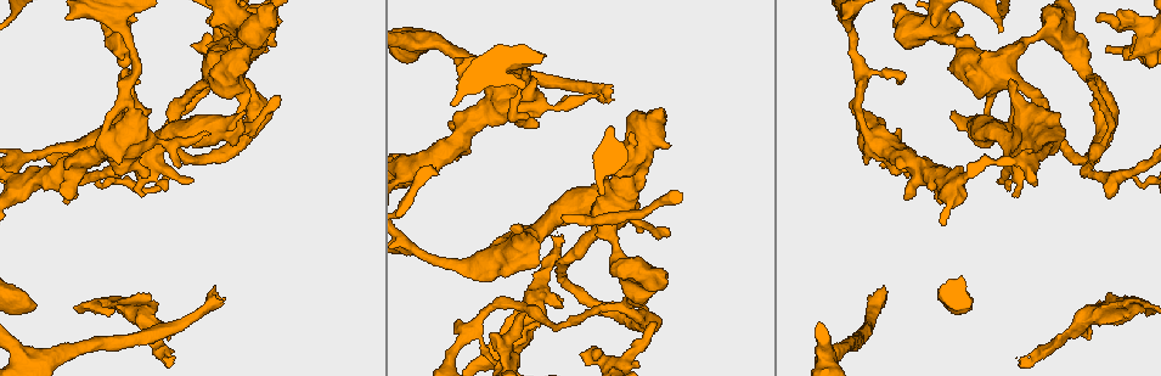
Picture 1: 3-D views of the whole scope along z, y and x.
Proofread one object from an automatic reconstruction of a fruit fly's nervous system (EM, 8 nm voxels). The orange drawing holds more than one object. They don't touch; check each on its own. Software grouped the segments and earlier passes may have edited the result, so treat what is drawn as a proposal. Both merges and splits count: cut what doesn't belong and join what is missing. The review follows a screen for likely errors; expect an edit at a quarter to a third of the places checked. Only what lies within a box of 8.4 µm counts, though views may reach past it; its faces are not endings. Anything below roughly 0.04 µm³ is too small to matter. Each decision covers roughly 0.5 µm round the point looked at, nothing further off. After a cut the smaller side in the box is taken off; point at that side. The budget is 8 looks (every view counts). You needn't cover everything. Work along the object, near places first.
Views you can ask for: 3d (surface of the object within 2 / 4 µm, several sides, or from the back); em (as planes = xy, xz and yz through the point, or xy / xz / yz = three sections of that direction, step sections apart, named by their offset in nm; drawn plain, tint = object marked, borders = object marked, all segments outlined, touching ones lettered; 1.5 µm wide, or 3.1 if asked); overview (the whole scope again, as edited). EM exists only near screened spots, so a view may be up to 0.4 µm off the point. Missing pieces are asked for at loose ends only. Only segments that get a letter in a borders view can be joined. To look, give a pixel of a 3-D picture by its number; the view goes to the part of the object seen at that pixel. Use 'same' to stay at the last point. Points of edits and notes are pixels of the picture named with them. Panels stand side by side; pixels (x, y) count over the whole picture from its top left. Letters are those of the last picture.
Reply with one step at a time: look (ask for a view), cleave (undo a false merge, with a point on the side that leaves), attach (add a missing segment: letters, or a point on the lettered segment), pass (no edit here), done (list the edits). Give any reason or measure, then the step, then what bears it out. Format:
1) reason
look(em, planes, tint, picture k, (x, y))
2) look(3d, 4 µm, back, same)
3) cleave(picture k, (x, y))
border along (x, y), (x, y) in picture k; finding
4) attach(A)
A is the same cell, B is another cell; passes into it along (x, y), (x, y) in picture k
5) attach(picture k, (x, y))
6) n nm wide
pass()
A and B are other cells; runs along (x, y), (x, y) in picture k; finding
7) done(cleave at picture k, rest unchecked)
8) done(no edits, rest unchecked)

branch stops here
look(em, planes, borders, picture 1, (1011, 80))

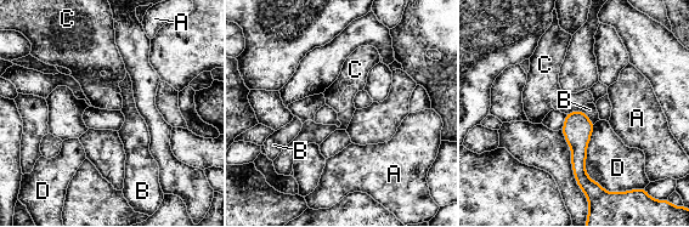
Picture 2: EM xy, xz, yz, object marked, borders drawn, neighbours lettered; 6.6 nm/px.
pass()
A, B, C and D are other cells; border along (580, 109), (593, 124) in picture 2; no lettered segment goes on from it

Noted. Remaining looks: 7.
look(em, planes, borders, picture 1, (213, 288))

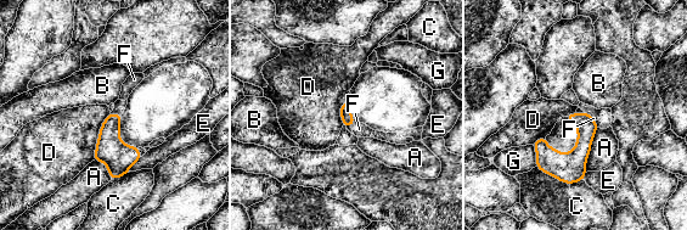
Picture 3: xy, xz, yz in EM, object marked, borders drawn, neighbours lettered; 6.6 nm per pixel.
D touches over 340 nm
attach(F)
F is the same cell, A, B, C, D, E and G are other cells; the cell continues

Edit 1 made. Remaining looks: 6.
see it whole again
look(overview)

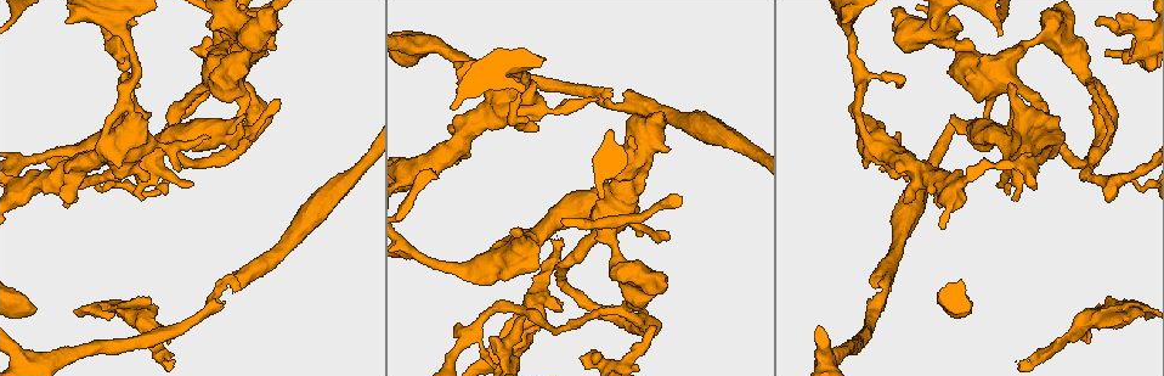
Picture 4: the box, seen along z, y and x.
calibre changes
look(3d, 4 µm, picture 4, (114, 307))

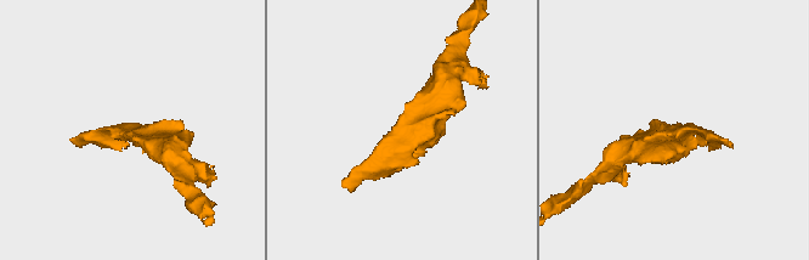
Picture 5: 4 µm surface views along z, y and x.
look(em, planes, borders, picture 5, (135, 129))

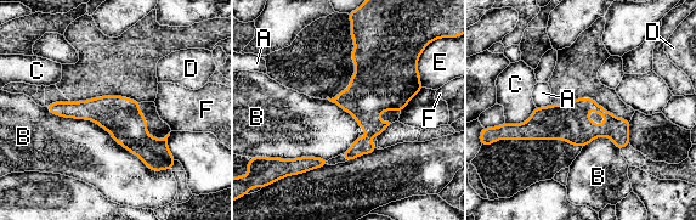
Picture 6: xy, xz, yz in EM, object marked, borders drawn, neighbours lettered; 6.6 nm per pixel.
260 nm wide; B touches over 950 nm
pass()
A, B, C, D, E and F are other cells; continuous, no second cell

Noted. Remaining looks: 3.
done(attach at picture 3, rest unchecked)

